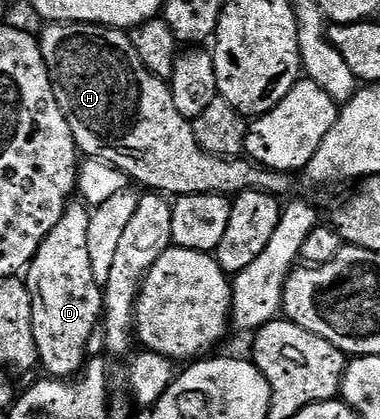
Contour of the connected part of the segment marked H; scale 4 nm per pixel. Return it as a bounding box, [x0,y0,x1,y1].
[38,22,293,196]

